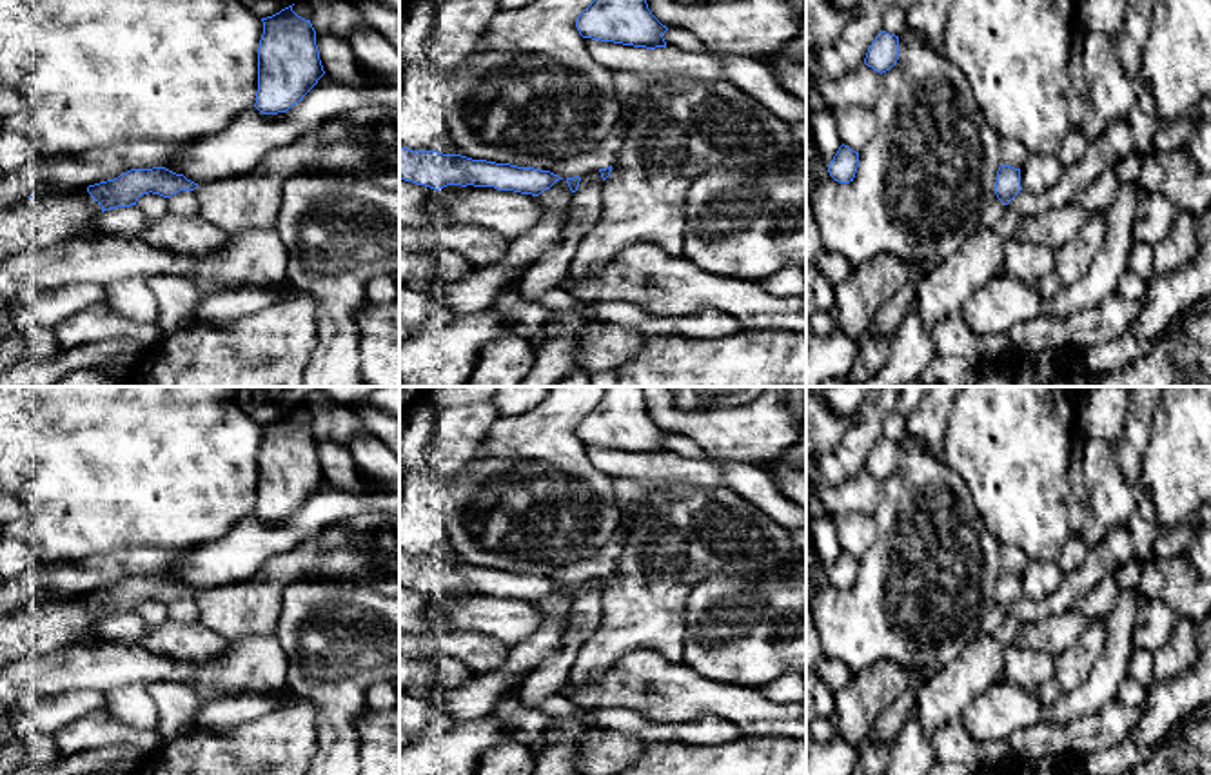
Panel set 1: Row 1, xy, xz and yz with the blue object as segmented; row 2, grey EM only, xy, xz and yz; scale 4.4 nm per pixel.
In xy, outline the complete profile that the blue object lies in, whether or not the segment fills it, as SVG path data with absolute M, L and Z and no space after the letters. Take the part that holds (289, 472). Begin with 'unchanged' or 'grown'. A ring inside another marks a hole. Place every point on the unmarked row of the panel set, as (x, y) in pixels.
unchanged; M292 412L261 428L254 514L263 521L287 519L325 481L316 437L310 427L292 417Z

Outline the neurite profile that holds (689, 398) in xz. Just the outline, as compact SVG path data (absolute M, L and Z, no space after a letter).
M670 387L675 405L683 410L721 410L746 407L768 387Z

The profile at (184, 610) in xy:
M180 597L167 604L169 608L169 621L180 624L194 624L200 623L200 612L192 597Z

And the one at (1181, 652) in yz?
M1178 617L1171 639L1155 652L1155 682L1171 682L1178 675L1189 672L1200 655L1198 626Z

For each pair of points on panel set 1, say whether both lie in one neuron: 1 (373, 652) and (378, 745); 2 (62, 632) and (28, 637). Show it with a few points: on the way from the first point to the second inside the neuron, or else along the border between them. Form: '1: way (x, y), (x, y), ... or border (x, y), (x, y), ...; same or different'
1: border (367, 710), (356, 719), (358, 752); different
2: way (53, 632), (37, 632); same

